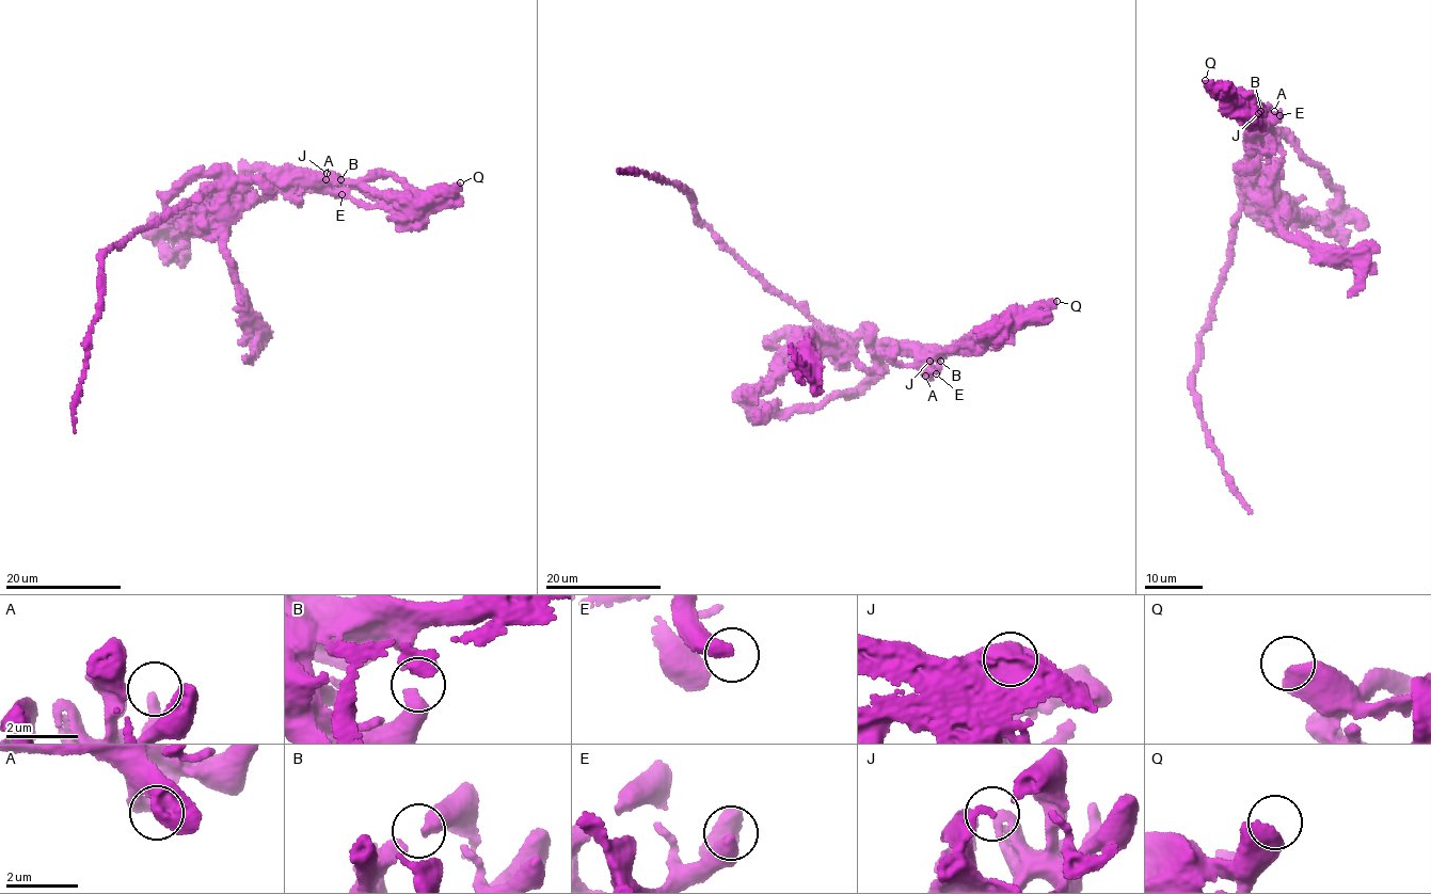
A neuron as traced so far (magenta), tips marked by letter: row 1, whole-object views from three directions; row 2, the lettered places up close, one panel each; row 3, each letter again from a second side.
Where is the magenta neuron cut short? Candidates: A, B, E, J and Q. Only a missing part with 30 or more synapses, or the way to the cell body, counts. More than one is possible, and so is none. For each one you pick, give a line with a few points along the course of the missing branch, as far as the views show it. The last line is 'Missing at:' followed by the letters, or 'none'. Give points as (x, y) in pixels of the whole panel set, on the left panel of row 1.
Missing at: none

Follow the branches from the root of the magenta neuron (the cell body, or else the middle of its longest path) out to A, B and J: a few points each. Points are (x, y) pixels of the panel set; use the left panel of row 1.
A: (185, 206), (207, 191), (238, 181), (273, 179), (293, 192), (316, 189), (326, 179)
B: (185, 206), (207, 191), (238, 181), (289, 179), (318, 186), (340, 179)
J: (185, 206), (207, 191), (238, 181), (289, 179), (316, 185), (322, 182), (327, 173)

